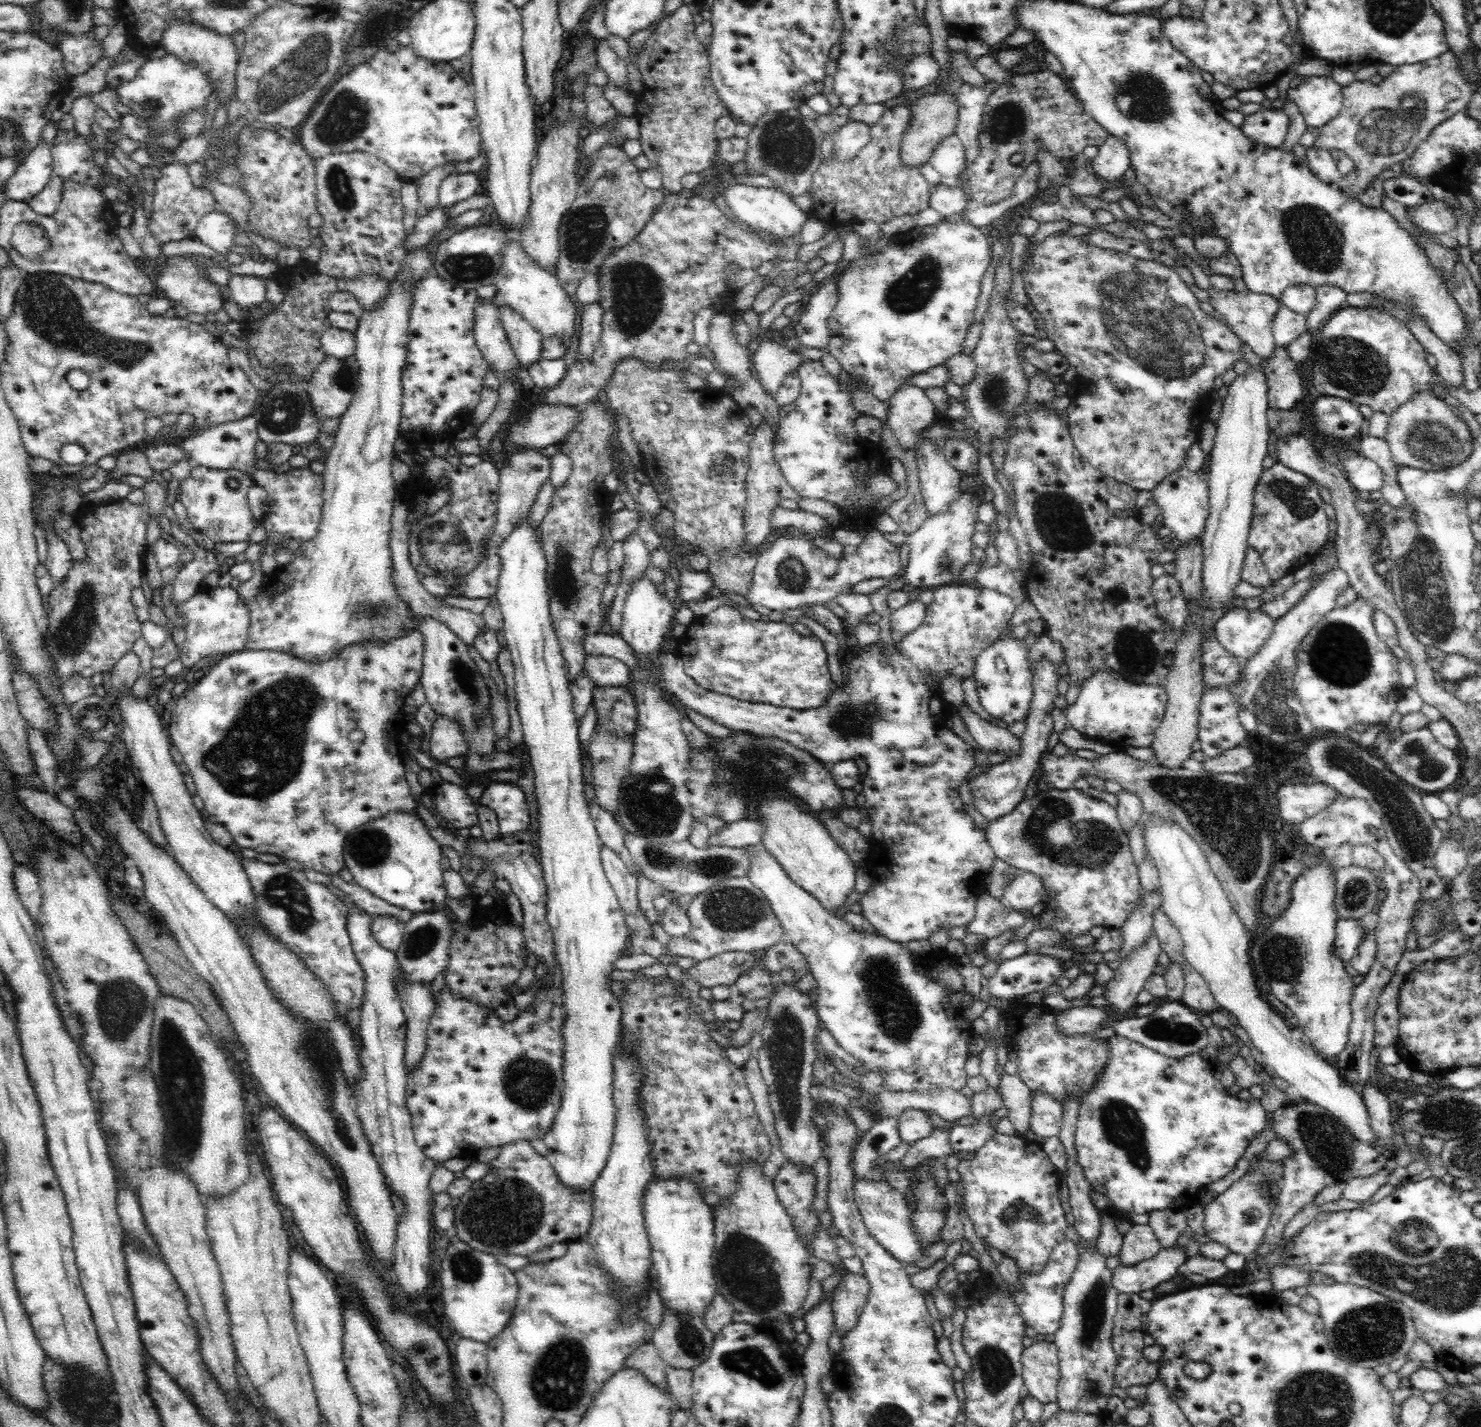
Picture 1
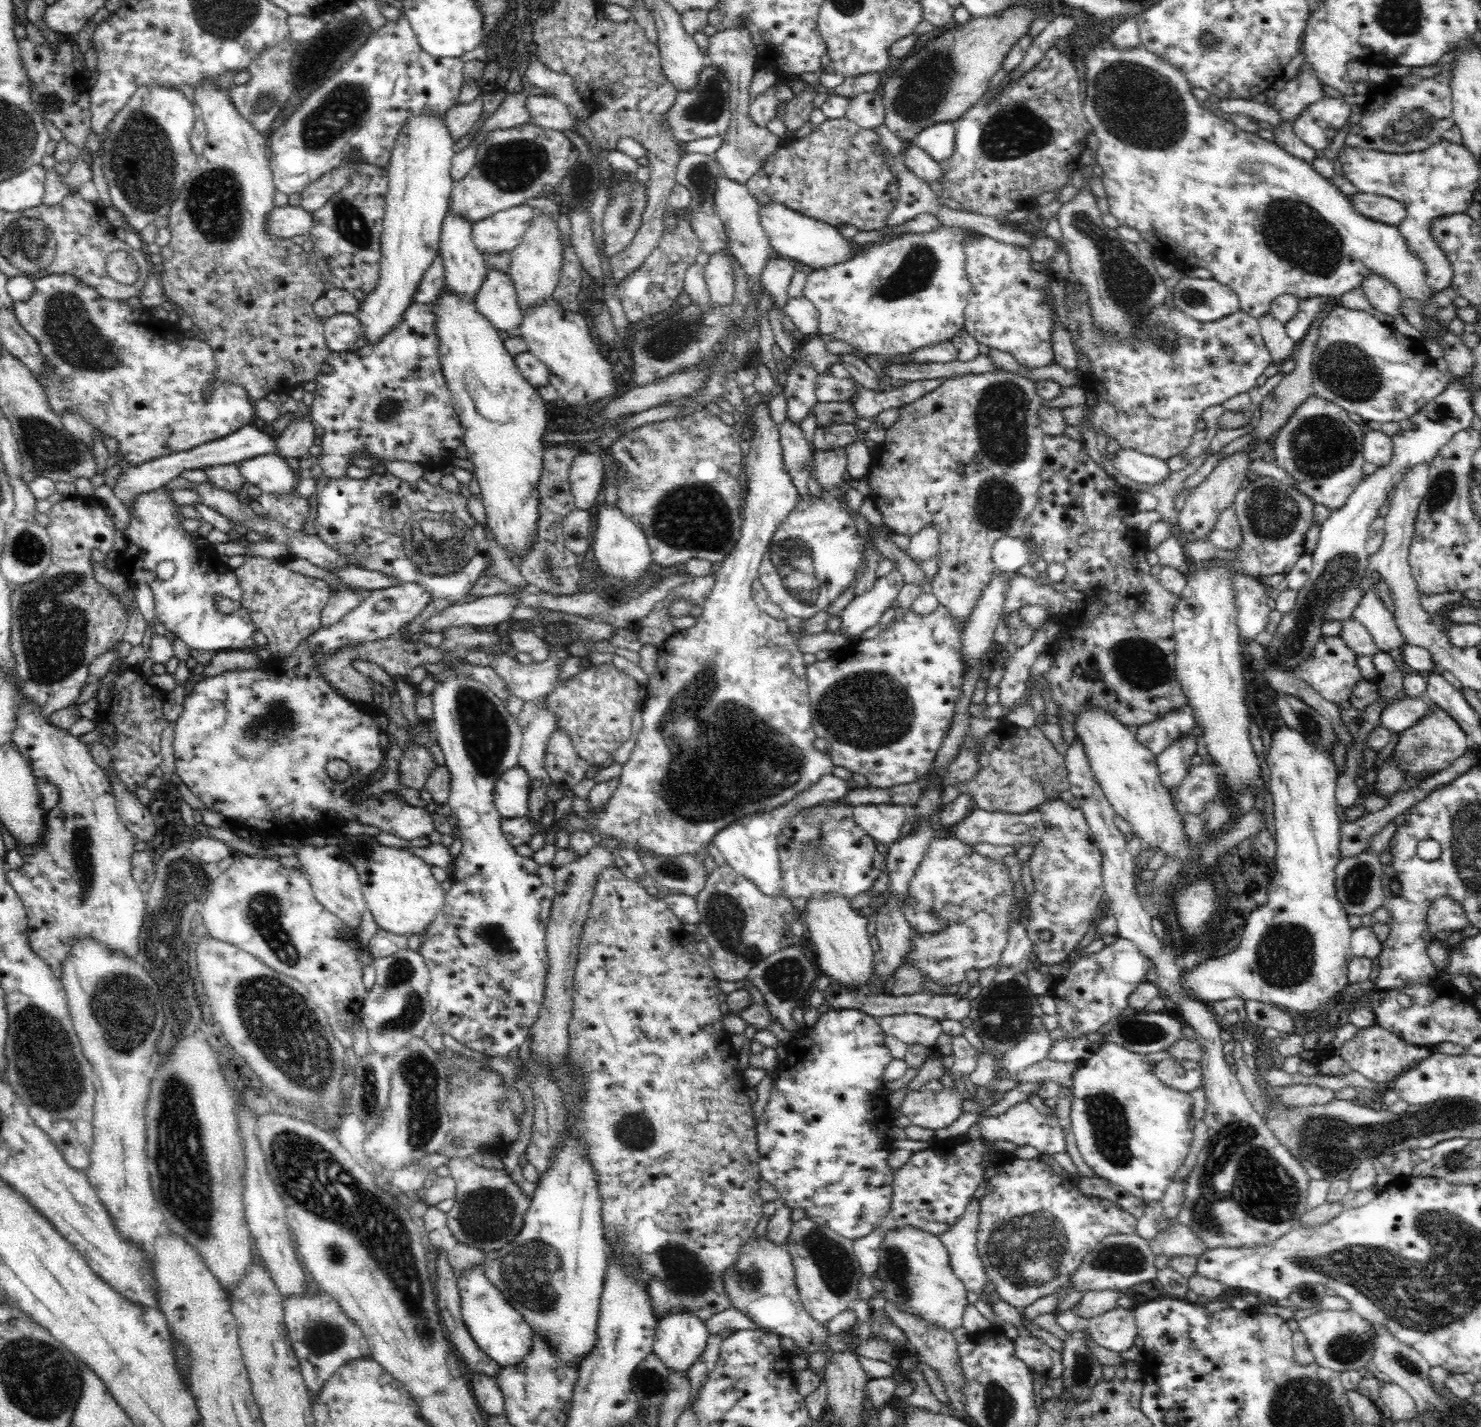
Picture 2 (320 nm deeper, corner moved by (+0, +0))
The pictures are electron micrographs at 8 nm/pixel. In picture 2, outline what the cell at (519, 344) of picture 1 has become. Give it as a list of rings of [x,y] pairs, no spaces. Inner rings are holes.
[[[484,254],[484,256],[486,258],[484,282],[476,290],[473,299],[476,309],[484,314],[496,330],[504,330],[516,335],[523,316],[516,304],[513,282],[509,273],[502,272],[500,268],[491,264],[488,258],[492,254]]]

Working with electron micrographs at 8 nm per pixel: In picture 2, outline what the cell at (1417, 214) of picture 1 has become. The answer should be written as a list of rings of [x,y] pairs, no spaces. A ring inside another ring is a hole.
[[[1358,191],[1350,194],[1348,201],[1352,203],[1352,209],[1360,215],[1387,225],[1397,226],[1403,223],[1406,216],[1402,203],[1377,194]]]

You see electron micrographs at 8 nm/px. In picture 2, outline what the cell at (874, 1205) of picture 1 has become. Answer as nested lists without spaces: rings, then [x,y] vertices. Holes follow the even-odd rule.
[[[914,1227],[887,1232],[880,1248],[876,1279],[882,1281],[882,1295],[898,1311],[924,1319],[924,1323],[948,1333],[963,1327],[963,1314],[969,1305],[968,1290],[956,1277],[949,1254],[937,1235]]]

